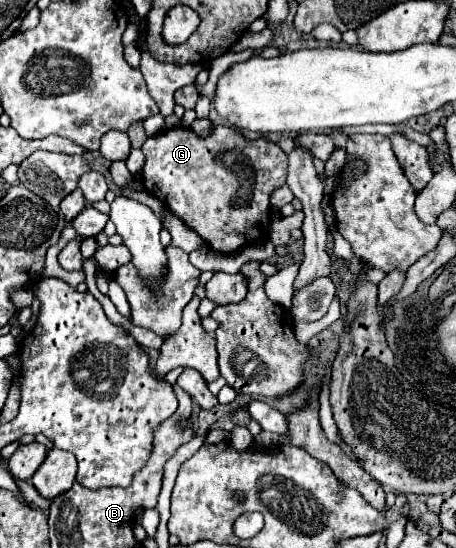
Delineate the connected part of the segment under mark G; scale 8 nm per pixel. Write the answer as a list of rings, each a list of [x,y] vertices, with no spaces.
[[[215,125],[207,137],[195,135],[191,129],[175,127],[165,129],[155,137],[149,137],[143,145],[145,167],[143,167],[143,187],[163,201],[187,227],[199,233],[213,251],[233,253],[251,239],[267,233],[271,225],[269,197],[271,193],[285,185],[287,177],[287,155],[281,147],[269,139],[245,139],[237,129]]]

